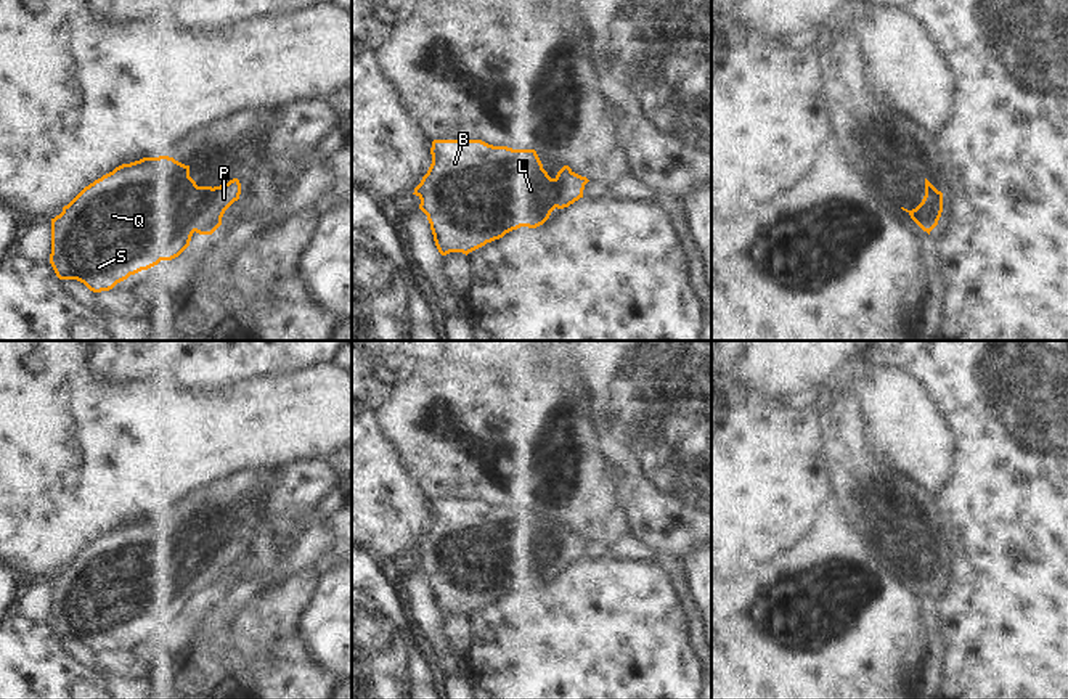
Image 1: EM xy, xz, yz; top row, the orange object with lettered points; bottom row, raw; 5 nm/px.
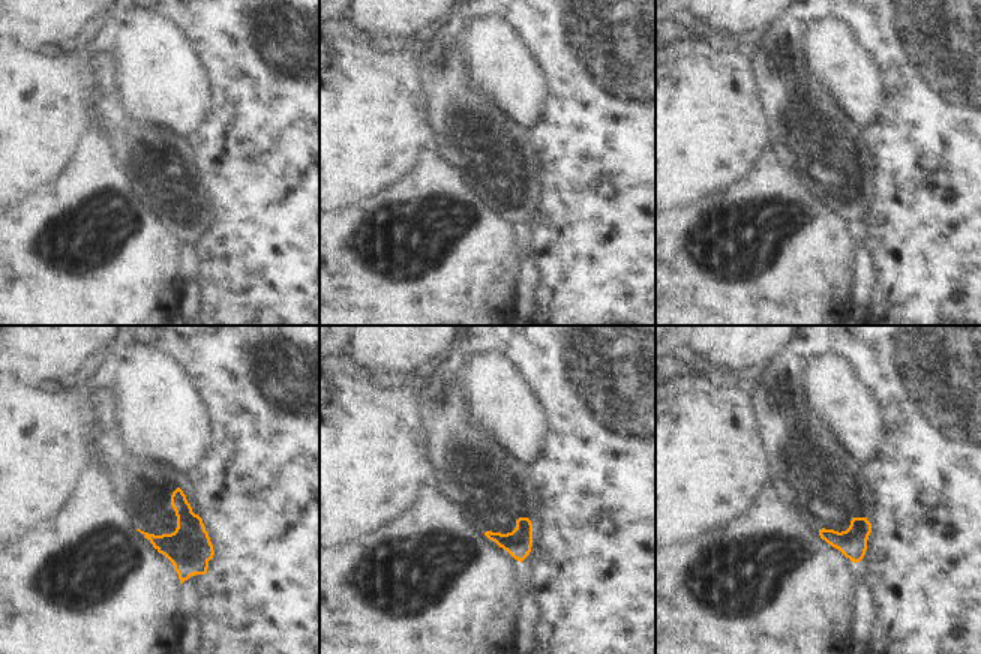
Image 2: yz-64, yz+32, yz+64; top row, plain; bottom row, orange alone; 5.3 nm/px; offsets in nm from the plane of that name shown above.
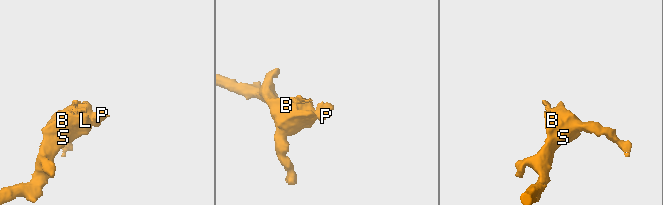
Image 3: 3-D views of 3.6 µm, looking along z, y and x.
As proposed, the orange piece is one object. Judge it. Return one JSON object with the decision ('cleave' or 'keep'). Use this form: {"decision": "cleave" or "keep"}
{"decision": "keep"}

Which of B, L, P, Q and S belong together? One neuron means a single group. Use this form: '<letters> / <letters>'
B L P Q S

